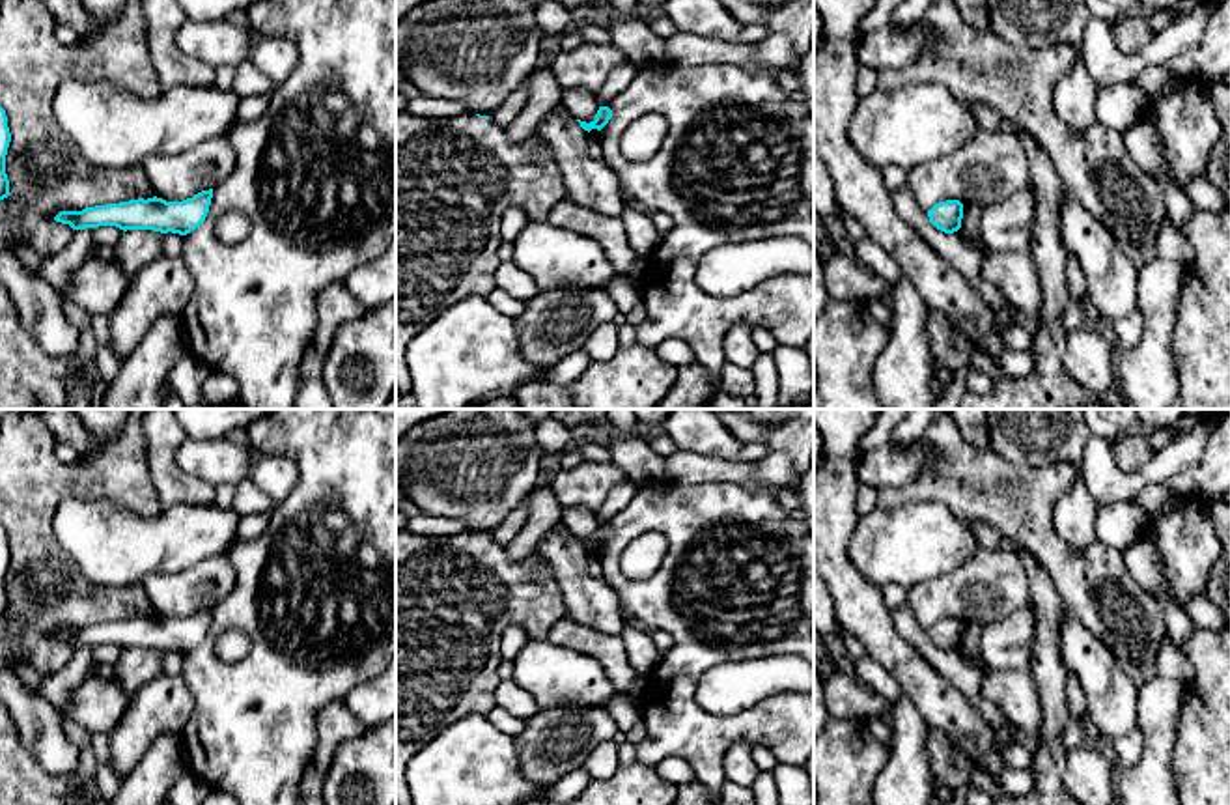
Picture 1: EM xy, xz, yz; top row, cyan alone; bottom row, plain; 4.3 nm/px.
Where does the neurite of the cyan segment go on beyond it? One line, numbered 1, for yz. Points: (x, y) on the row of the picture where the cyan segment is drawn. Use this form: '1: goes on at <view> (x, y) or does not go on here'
1: does not go on here

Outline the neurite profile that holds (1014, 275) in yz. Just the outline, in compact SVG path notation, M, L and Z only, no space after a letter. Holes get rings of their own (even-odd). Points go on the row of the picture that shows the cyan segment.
M1028 250L987 254L982 276L1017 310L1032 316L1041 308L1040 276Z

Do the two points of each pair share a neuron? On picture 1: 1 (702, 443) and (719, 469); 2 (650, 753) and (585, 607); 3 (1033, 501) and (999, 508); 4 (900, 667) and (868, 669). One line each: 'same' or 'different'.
1: different
2: different
3: same
4: different

